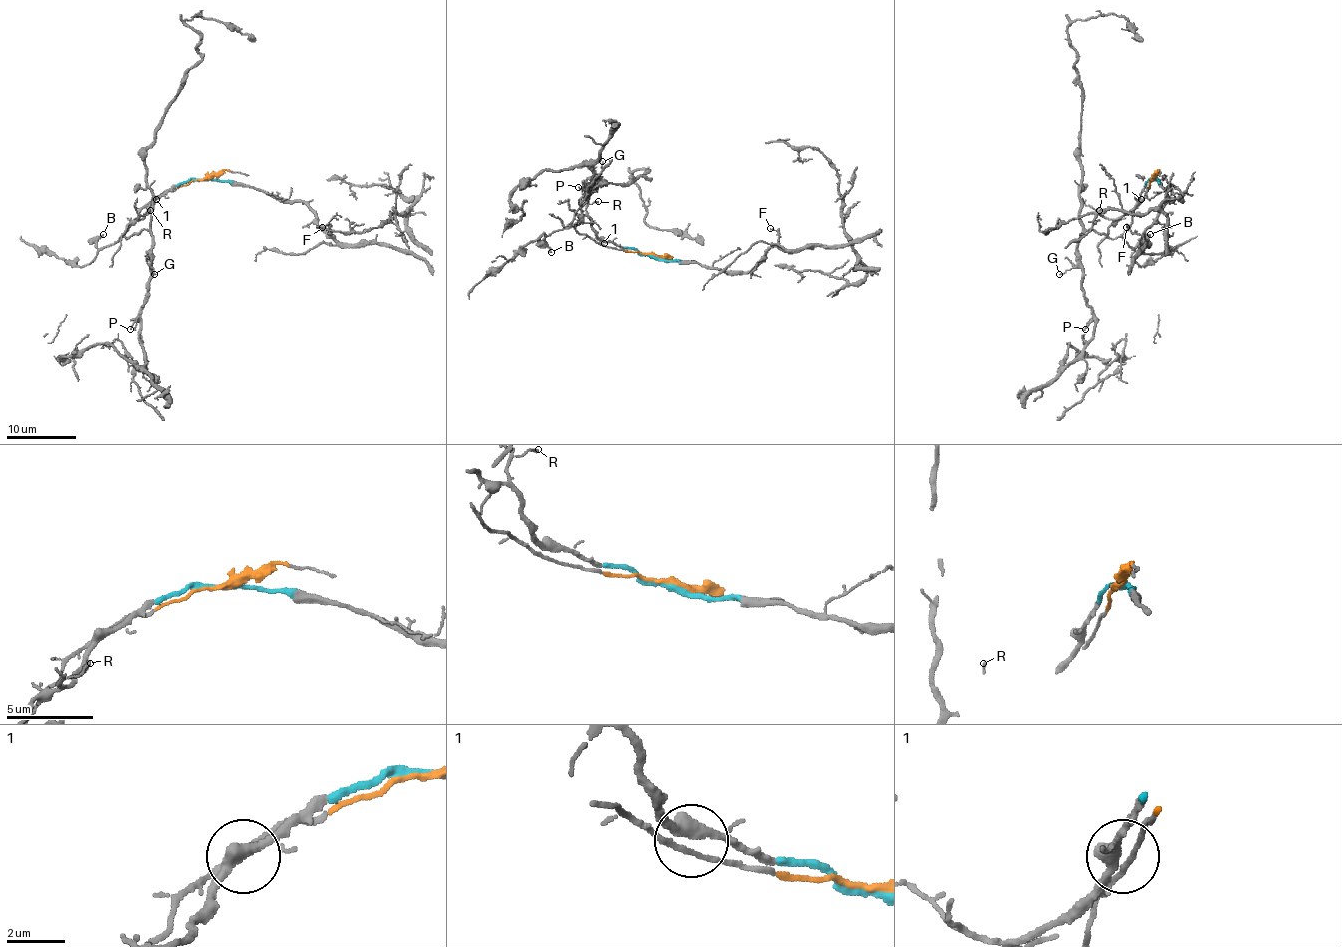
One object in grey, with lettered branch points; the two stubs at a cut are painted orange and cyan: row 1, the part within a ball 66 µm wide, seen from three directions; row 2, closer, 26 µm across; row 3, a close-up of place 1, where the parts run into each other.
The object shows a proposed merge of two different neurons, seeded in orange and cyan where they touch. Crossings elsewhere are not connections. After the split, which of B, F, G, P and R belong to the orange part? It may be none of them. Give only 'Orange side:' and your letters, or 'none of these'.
Orange side: B, G, P

